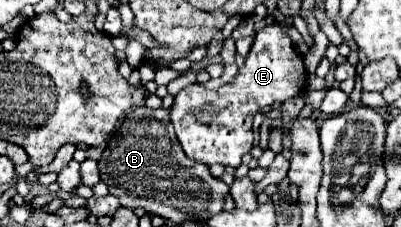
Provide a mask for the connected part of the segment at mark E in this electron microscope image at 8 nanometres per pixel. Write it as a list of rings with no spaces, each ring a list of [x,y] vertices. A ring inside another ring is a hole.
[[[273,23],[273,25],[263,27],[257,33],[257,39],[255,39],[243,67],[227,85],[219,87],[217,91],[207,91],[201,85],[195,85],[191,89],[183,87],[175,95],[175,101],[171,105],[171,123],[175,127],[177,139],[187,157],[201,161],[205,165],[221,163],[225,167],[239,167],[243,155],[249,153],[249,149],[253,147],[255,113],[261,109],[269,109],[275,101],[283,103],[285,99],[291,99],[305,89],[303,85],[305,85],[307,75],[303,75],[303,59],[299,59],[299,55],[295,55],[293,43],[291,43],[289,35],[283,33],[283,29],[285,29],[283,23]],[[189,93],[193,97],[199,93],[205,93],[205,103],[199,103],[193,107],[199,109],[203,119],[215,117],[217,123],[189,123]],[[209,93],[213,93],[211,101],[207,101]]]

